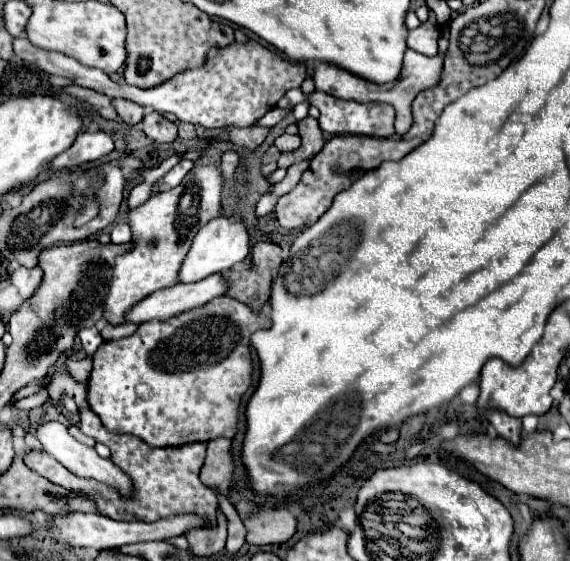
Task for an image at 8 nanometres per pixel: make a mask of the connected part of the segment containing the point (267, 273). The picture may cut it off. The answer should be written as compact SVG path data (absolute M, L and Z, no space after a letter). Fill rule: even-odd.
M256 242L252 246L252 262L244 270L226 270L224 276L228 290L226 296L260 312L270 298L270 284L274 270L282 262L282 248L274 242Z

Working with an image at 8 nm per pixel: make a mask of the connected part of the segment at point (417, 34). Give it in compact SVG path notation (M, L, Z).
M422 22L418 28L410 30L408 46L420 54L434 56L438 52L438 38L440 38L440 28L436 24Z

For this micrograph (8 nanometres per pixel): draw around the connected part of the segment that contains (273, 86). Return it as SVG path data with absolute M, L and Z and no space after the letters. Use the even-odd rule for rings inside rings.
M26 38L14 40L14 54L22 58L24 62L36 64L46 74L58 74L82 88L90 88L96 92L102 92L110 98L126 98L140 106L144 106L146 113L172 112L180 122L200 124L204 128L226 128L226 126L252 126L258 118L262 118L268 110L272 110L278 100L292 88L300 88L300 84L306 78L306 68L300 62L288 62L280 58L276 52L268 50L260 42L248 40L246 44L230 44L222 50L212 50L208 54L208 60L202 68L194 68L192 72L182 72L180 76L174 76L172 80L160 84L158 88L142 90L124 84L114 82L110 76L96 68L88 68L64 54L48 52L42 48L36 48Z

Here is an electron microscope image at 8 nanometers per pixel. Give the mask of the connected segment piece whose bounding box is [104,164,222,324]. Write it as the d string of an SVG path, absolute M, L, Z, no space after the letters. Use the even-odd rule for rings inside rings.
M196 164L182 184L170 190L154 194L146 204L128 212L128 224L132 228L132 248L116 258L110 290L104 302L108 312L106 320L112 324L122 324L124 312L146 298L148 294L178 284L176 274L180 264L192 244L192 236L222 214L222 172L212 164Z

